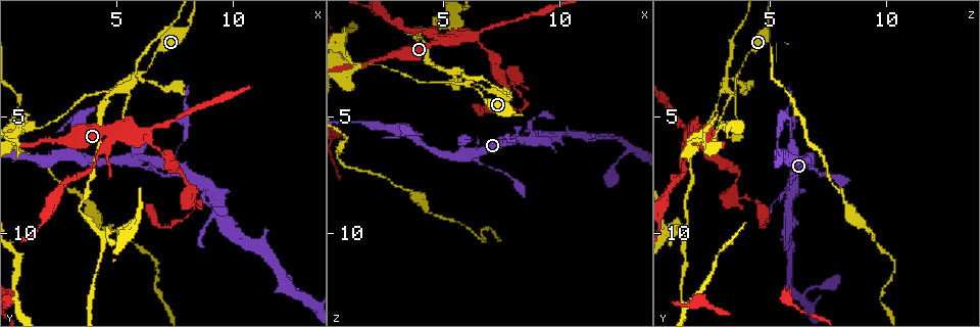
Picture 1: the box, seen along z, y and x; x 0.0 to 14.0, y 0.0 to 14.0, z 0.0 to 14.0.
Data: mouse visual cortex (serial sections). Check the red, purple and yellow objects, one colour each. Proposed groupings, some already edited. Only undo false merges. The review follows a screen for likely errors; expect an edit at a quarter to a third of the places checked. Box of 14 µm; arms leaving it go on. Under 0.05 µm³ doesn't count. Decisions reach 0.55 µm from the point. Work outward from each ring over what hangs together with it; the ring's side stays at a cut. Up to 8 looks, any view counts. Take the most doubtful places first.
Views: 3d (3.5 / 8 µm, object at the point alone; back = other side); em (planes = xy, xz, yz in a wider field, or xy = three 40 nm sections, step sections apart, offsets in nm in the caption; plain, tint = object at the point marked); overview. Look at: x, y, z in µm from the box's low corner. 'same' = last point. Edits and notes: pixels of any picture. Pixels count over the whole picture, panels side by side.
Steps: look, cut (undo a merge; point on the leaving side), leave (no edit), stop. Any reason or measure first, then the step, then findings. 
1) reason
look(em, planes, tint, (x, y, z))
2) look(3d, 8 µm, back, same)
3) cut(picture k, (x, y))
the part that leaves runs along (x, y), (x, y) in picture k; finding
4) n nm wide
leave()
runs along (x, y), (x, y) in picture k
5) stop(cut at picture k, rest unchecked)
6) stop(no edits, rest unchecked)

four or more arms meet
look(3d, 3.5 µm, (5.9, 3.4, 3.5))

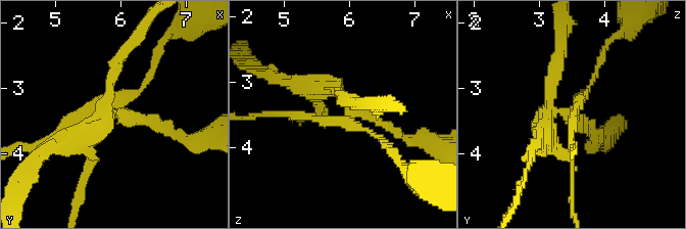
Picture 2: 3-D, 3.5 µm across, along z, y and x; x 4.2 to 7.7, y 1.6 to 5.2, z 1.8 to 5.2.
shape alone is not enough
look(em, xy, step 5, plain, (6.00, 3.35, 3.50))

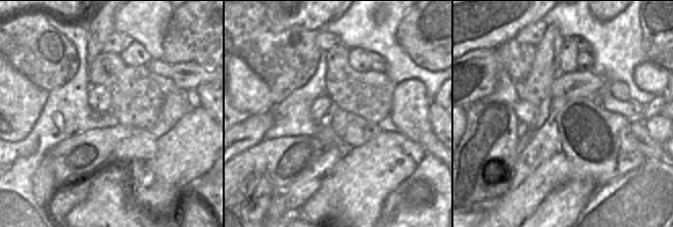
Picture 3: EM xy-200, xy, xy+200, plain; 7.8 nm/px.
where the object lies
look(em, xy, step 5, tint, same)

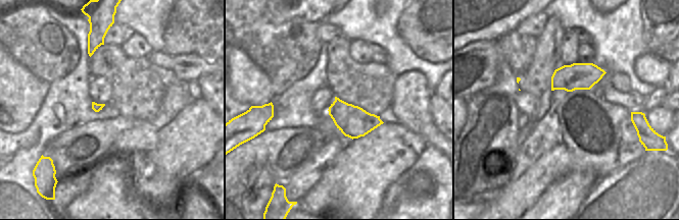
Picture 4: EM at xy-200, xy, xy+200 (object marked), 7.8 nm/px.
cut(picture 2, (543, 109))
the part that leaves runs along (569, 112), (550, 112), (537, 144) in picture 2; two cells meet here

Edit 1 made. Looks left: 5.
see it whole again
look(overview)

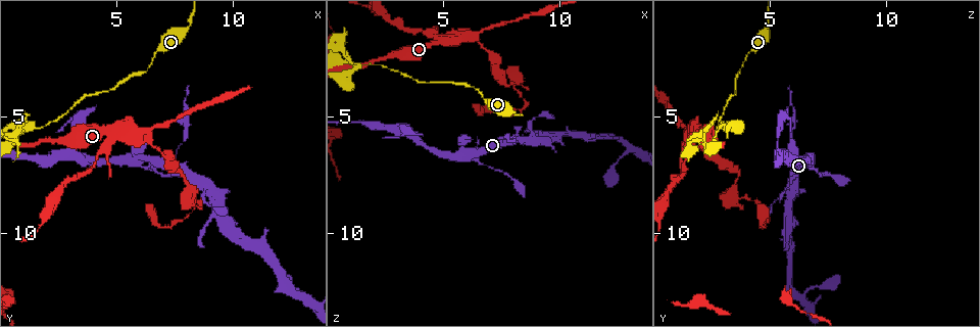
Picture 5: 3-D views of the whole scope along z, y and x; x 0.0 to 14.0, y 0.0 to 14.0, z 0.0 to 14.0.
arms part here
look(3d, 3.5 µm, (1.6, 5.6, 2.8))

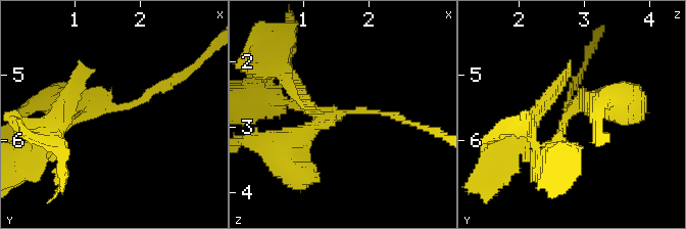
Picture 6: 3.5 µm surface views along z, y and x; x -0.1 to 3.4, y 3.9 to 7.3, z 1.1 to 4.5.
3 arms; arms of 100, 150, 350 nm; need the tissue
look(em, xy, step 1, tint, (1.55, 5.50, 2.80))

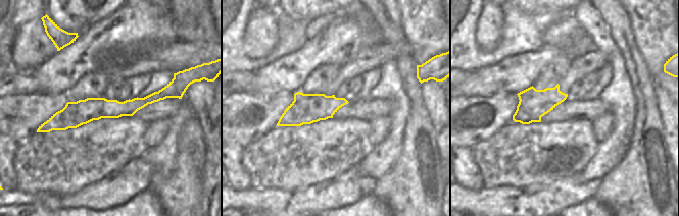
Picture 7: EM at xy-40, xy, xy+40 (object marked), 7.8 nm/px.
look(em, xy, step 3, tint, same)

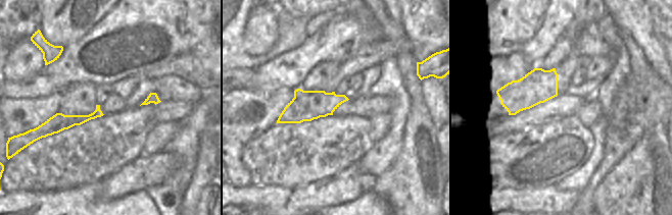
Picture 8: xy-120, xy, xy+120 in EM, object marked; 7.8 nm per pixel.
240 nm wide
cut(picture 6, (313, 170))
the part that leaves runs along (311, 129), (284, 159), (317, 178) in picture 6; a second cell is stuck on

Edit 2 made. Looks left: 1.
stop(cut at picture 2, cut at picture 6, rest unchecked)

